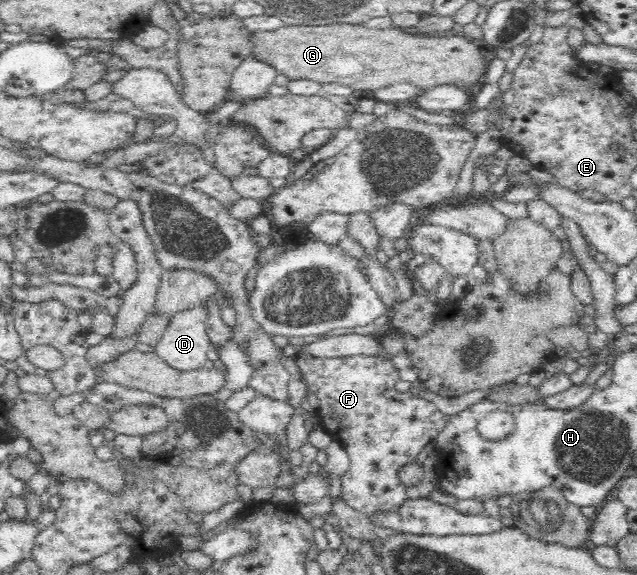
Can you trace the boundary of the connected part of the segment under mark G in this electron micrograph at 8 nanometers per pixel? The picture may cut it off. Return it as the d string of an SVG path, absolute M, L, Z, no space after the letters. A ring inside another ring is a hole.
M334 23L329 25L284 25L276 30L254 31L249 35L249 54L266 64L290 81L310 80L320 85L340 82L350 86L355 94L358 90L381 90L388 84L412 82L421 90L436 88L444 84L456 84L468 89L480 79L488 68L488 62L482 55L480 43L458 34L450 37L432 37L427 34L412 34L402 29L372 30L360 24Z

